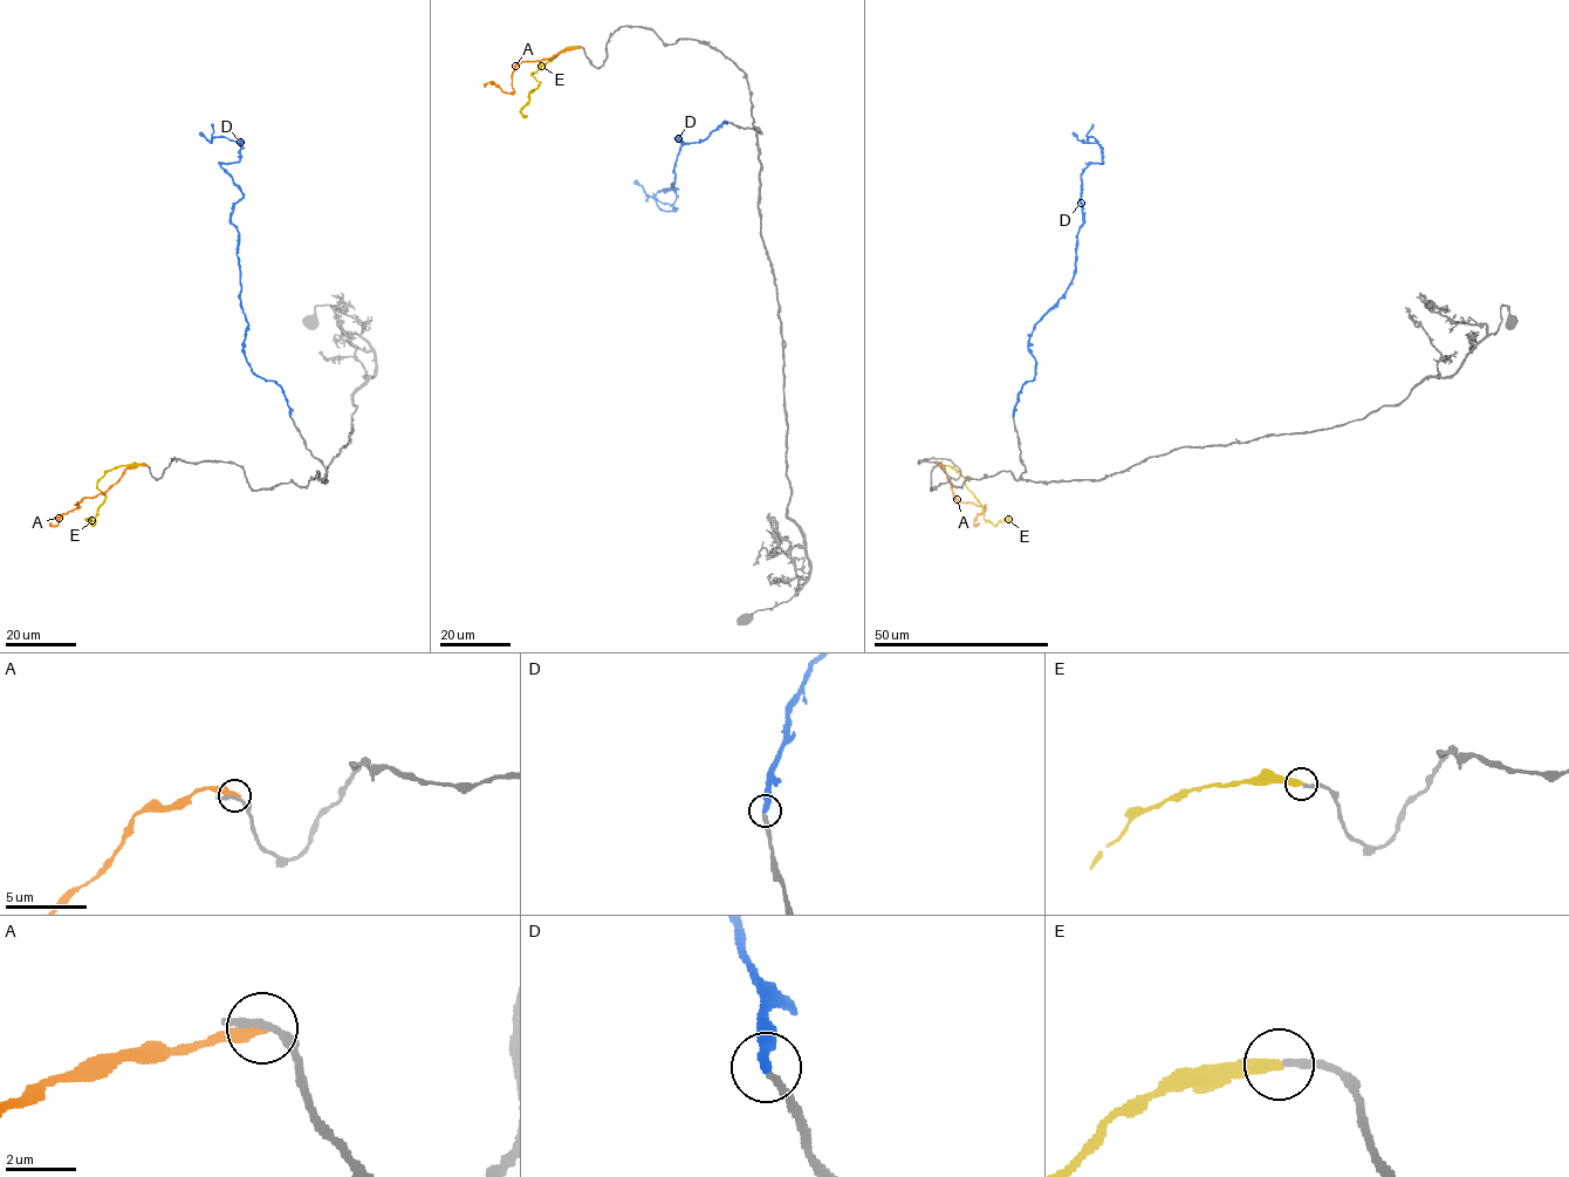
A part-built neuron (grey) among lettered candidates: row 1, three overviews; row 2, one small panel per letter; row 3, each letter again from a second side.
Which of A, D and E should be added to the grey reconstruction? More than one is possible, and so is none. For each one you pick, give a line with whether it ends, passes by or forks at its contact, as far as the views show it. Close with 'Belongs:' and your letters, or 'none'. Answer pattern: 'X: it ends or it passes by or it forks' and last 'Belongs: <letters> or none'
D: it ends
E: it ends
Belongs: D, E

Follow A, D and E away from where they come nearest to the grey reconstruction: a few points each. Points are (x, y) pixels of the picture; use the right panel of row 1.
A: (939, 465), (950, 483), (953, 498), (985, 510), (974, 525), (979, 522)
D: (1013, 416), (1035, 377), (1034, 326), (1073, 279), (1081, 173), (1103, 162), (1093, 136), (1074, 132)
E: (939, 465), (949, 465), (965, 479), (985, 520), (993, 524), (1008, 517)

